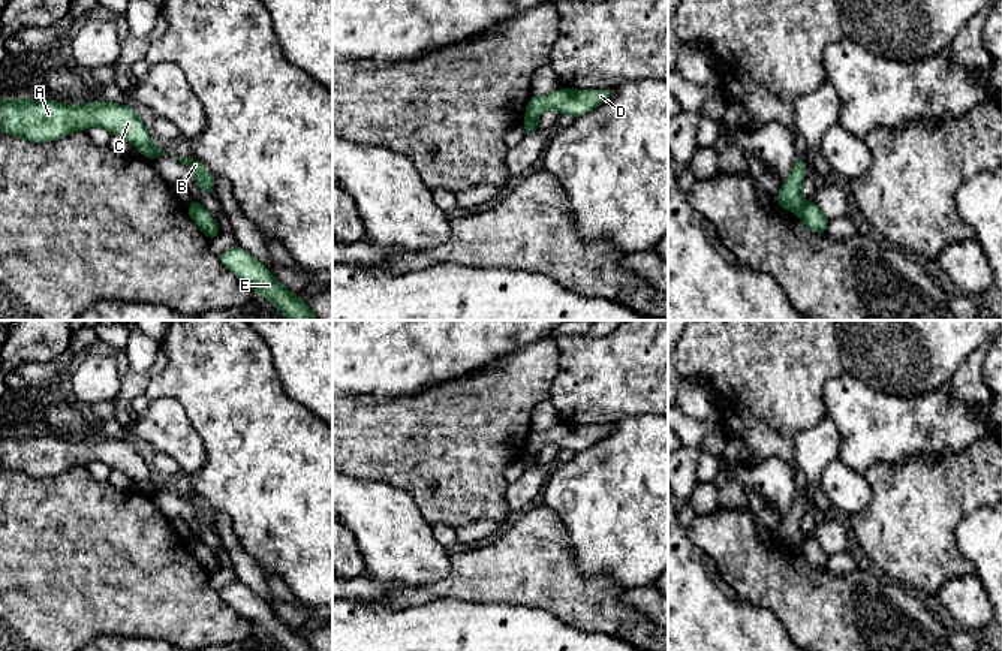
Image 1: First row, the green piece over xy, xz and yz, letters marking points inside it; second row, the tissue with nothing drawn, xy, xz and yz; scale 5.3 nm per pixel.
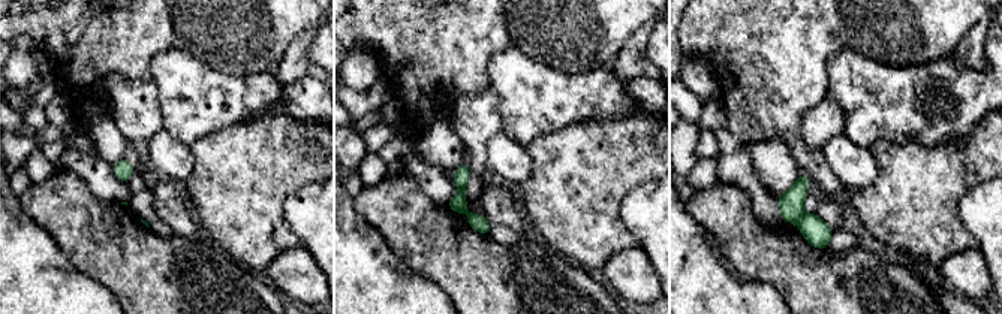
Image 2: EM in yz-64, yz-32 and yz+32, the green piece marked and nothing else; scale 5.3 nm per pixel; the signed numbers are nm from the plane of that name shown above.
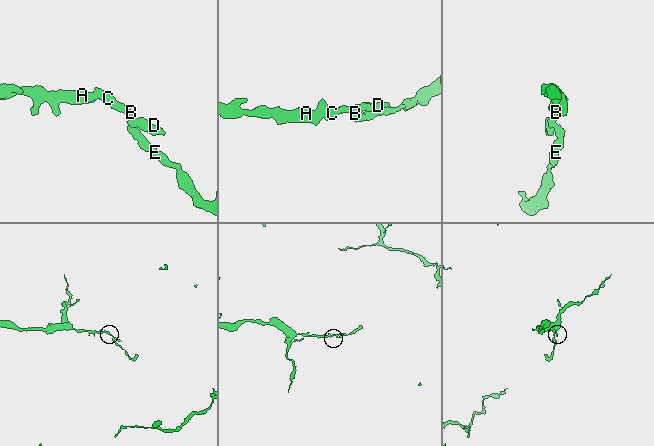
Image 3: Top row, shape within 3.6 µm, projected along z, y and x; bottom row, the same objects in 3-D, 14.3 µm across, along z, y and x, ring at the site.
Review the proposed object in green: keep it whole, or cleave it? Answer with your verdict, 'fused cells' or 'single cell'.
fused cells

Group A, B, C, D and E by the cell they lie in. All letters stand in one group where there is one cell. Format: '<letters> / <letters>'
A B C D / E

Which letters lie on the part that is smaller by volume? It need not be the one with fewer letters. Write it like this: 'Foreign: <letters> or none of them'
Foreign: E

